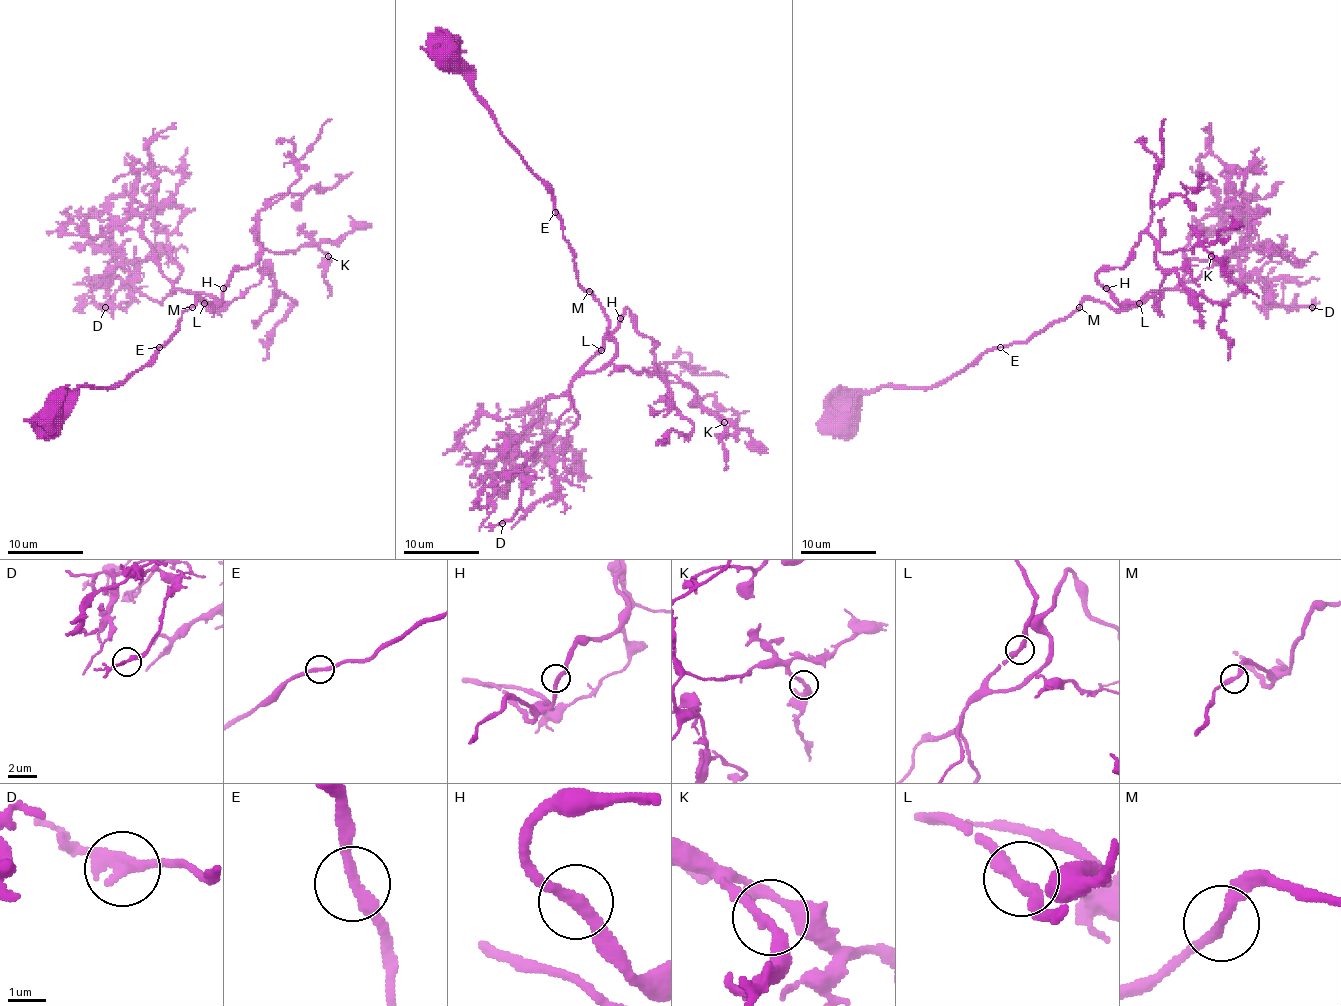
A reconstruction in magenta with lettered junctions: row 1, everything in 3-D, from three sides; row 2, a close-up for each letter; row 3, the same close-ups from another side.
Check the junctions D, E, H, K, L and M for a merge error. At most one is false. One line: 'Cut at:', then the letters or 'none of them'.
Cut at: none of them

